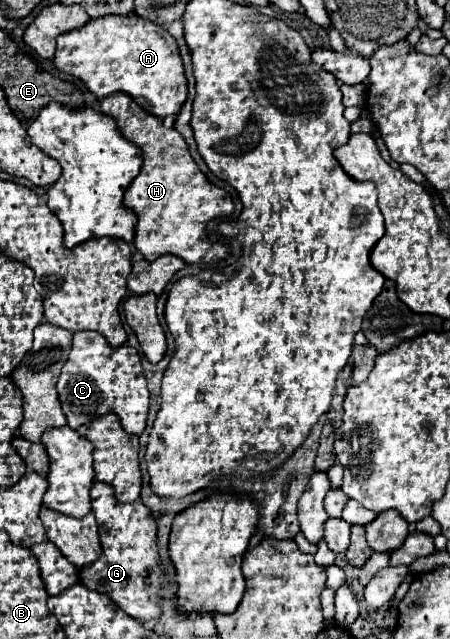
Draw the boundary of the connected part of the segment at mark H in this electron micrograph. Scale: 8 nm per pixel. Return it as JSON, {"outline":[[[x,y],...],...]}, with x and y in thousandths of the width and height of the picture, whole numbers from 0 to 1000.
{"outline":[[[284,147],[236,150],[227,156],[227,175],[253,182],[271,213],[320,238],[316,269],[276,300],[276,322],[307,335],[298,369],[302,391],[329,410],[342,410],[364,397],[396,401],[418,413],[471,413],[507,404],[511,388],[493,379],[480,379],[480,394],[467,394],[476,376],[467,376],[462,354],[480,341],[502,341],[520,332],[516,307],[462,285],[427,250],[404,213],[364,194],[360,185],[342,185],[342,178],[316,172]]]}

